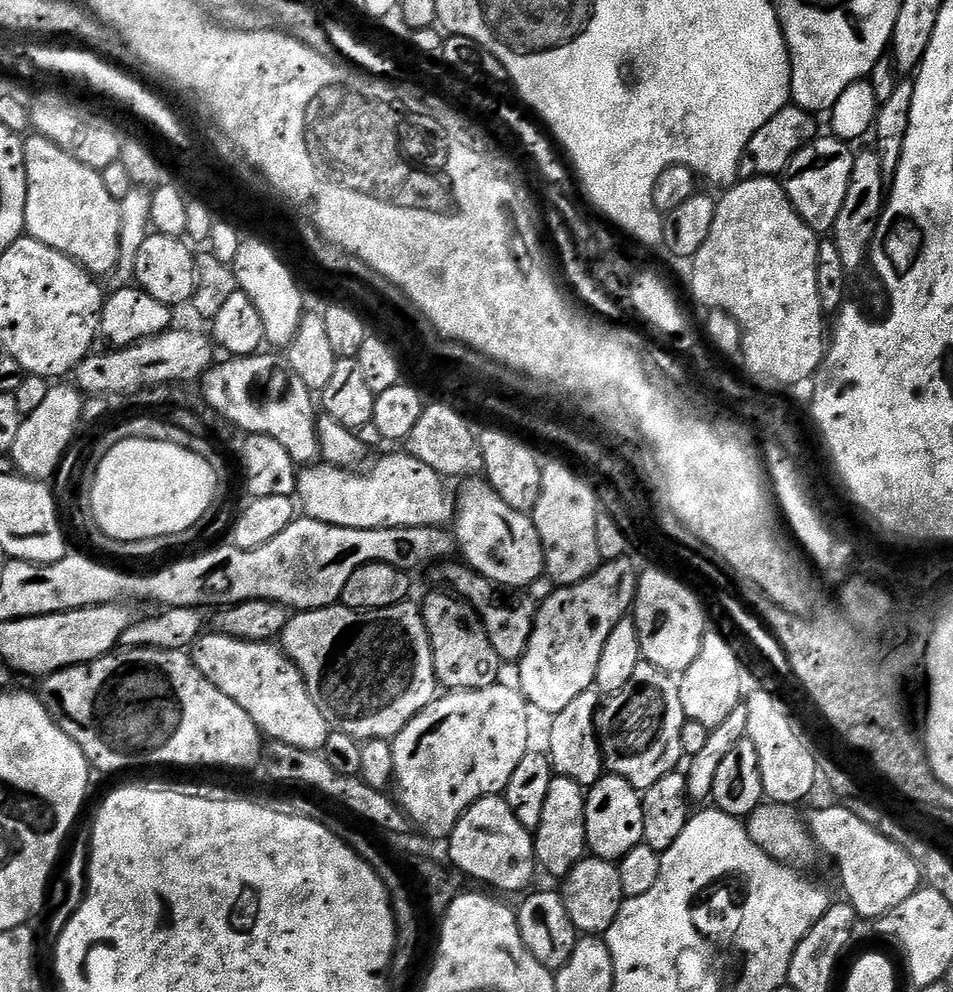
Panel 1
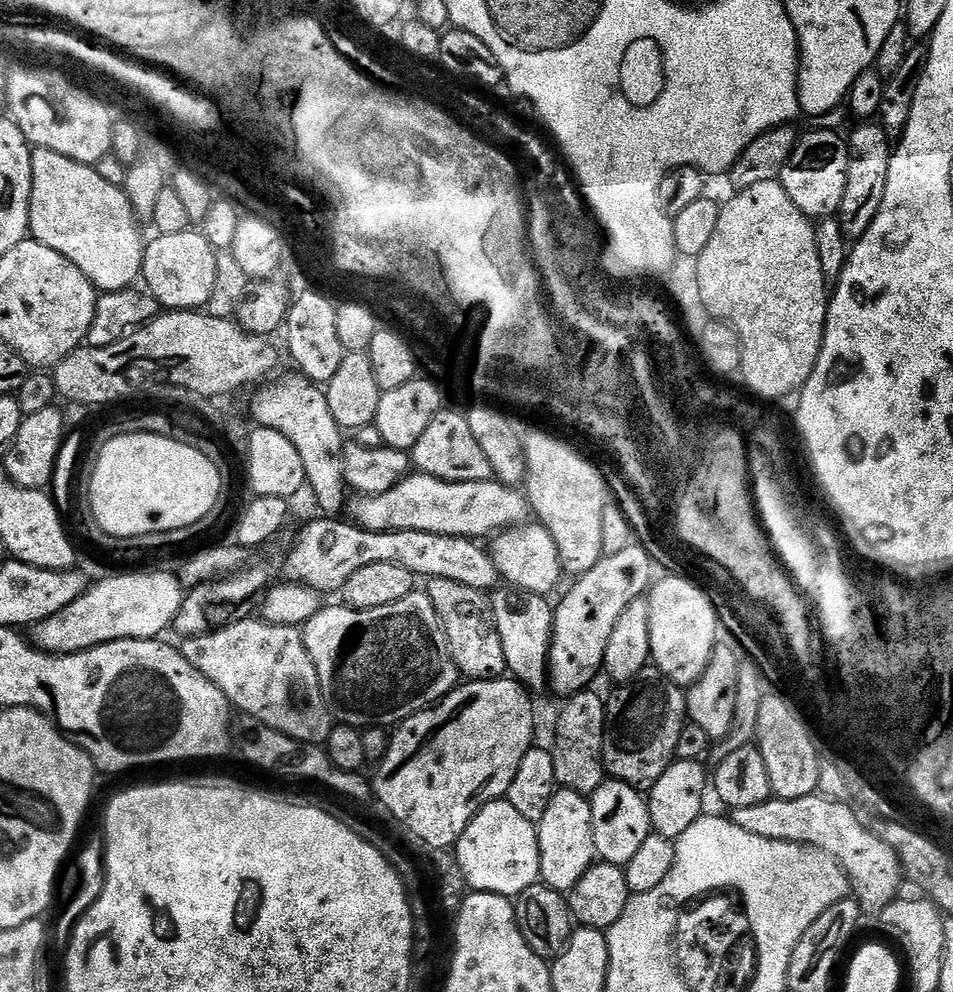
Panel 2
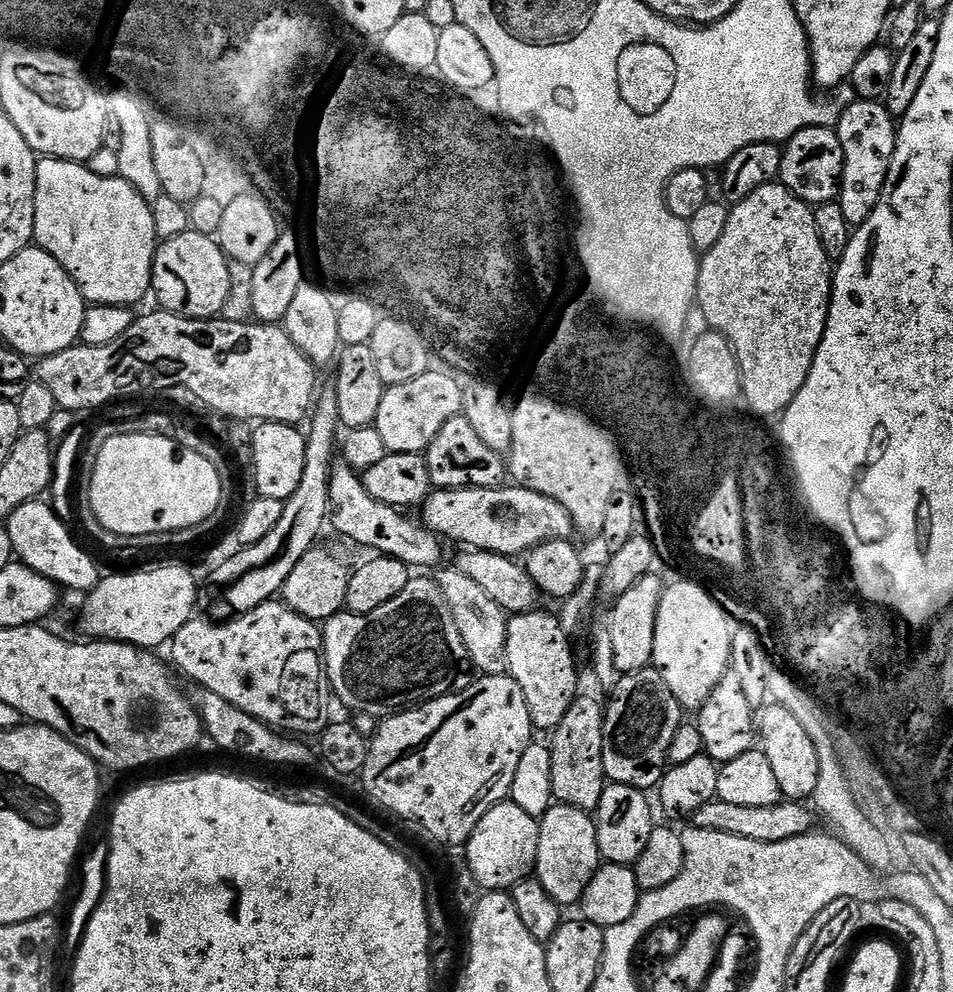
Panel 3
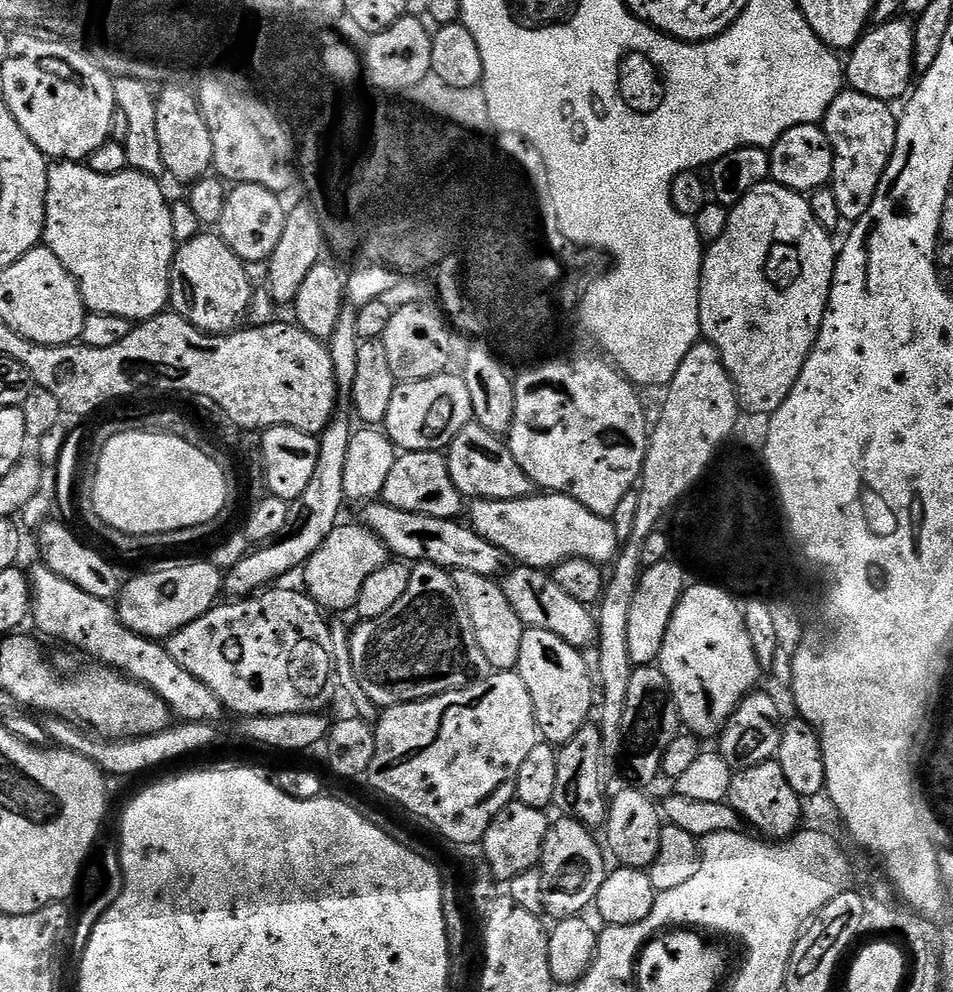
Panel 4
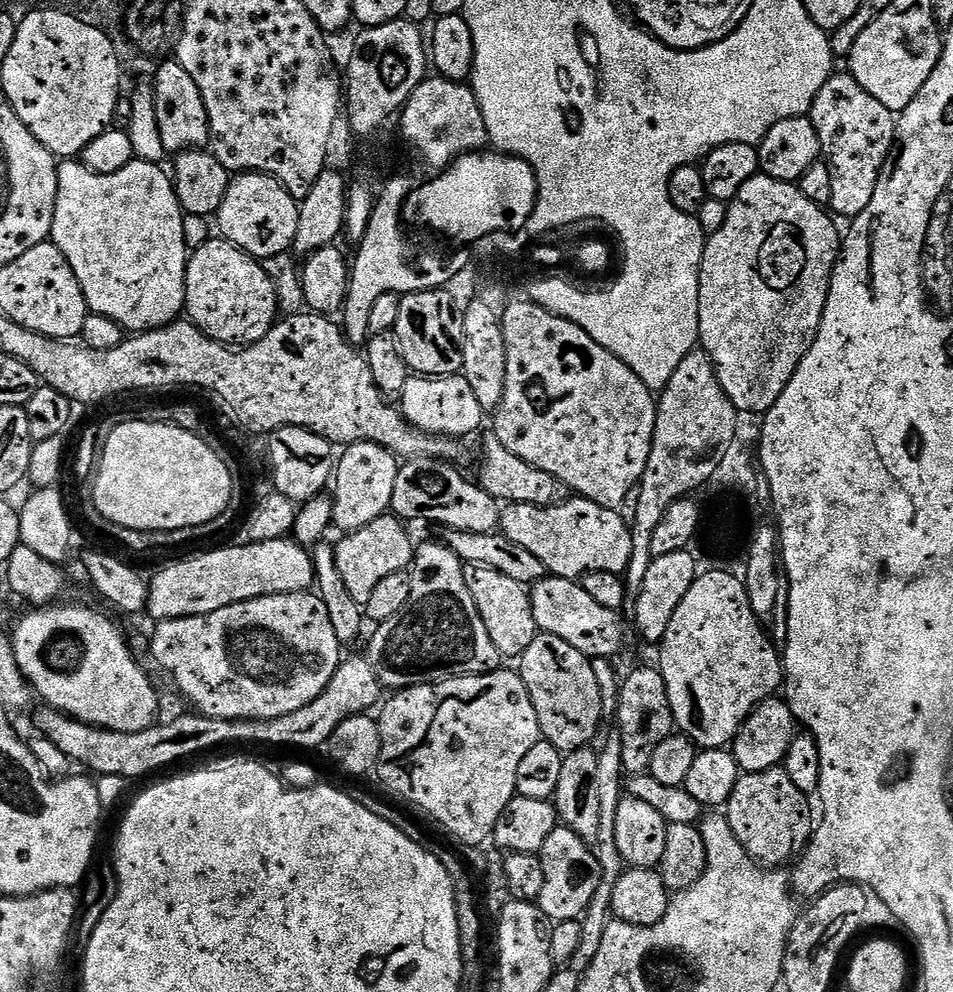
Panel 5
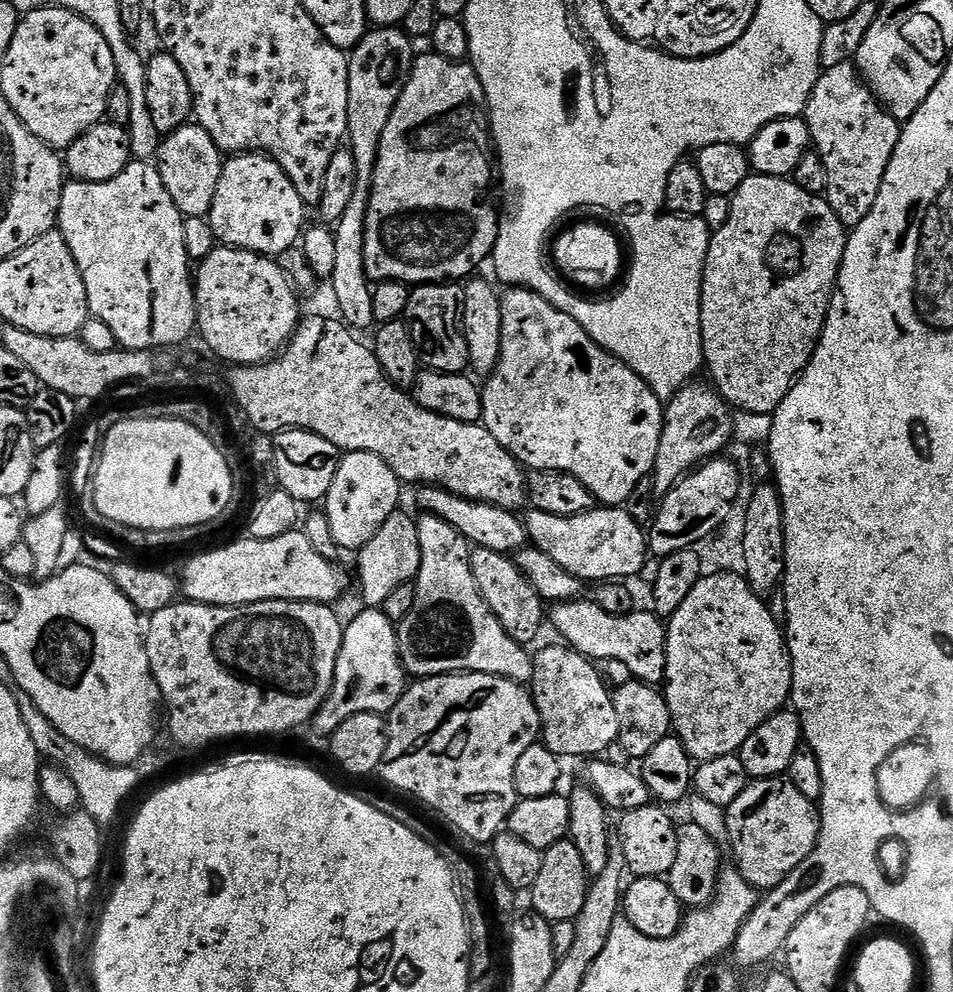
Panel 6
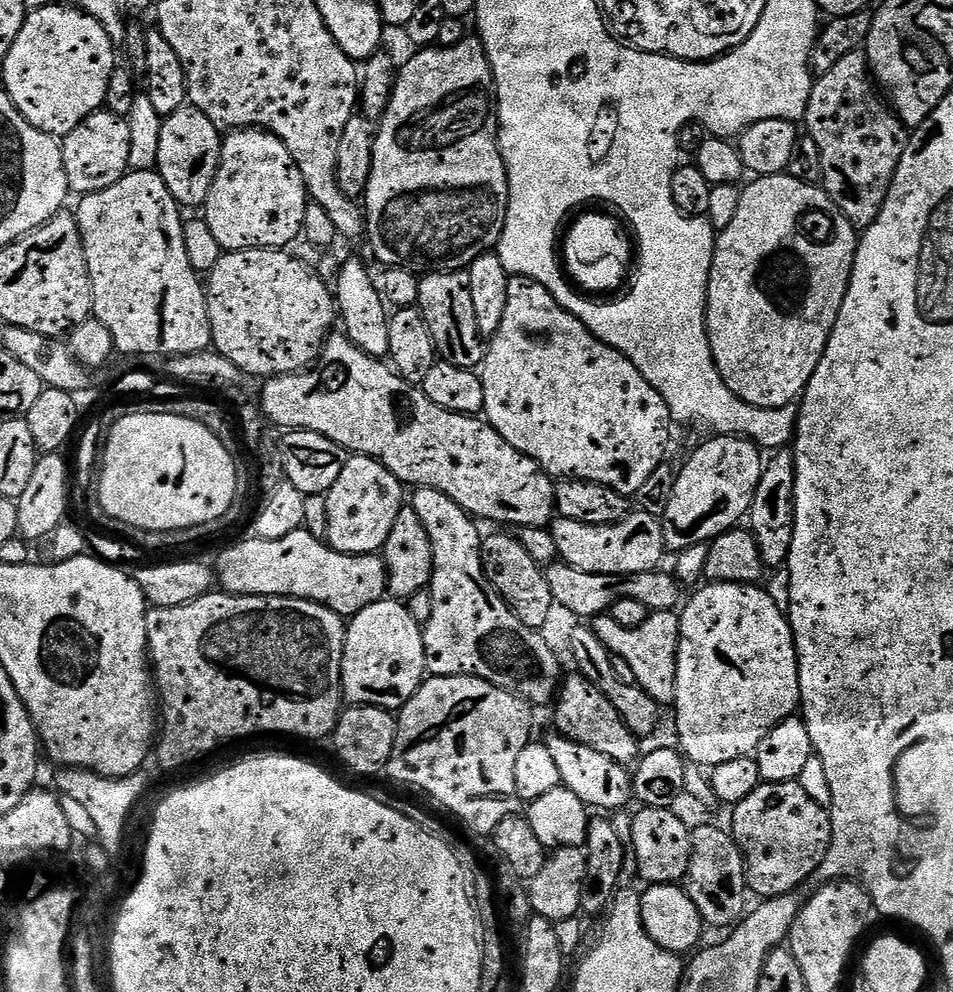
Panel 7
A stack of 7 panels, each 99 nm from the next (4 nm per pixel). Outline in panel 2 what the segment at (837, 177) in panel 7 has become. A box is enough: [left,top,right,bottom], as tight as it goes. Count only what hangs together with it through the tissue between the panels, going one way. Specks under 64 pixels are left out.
[838,122,893,242]

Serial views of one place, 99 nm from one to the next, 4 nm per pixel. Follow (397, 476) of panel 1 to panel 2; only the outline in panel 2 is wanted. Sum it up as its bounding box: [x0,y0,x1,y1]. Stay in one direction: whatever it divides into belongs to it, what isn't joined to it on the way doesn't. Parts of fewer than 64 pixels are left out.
[351,471,530,538]

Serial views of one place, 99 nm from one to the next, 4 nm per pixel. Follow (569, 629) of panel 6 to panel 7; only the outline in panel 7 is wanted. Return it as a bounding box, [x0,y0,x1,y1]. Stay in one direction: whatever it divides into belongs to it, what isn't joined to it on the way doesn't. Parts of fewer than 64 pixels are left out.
[590,611,680,706]

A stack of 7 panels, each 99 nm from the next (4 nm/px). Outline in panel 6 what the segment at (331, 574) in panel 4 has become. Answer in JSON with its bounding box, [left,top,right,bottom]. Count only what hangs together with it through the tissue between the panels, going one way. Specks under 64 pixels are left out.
[356,510,422,609]

